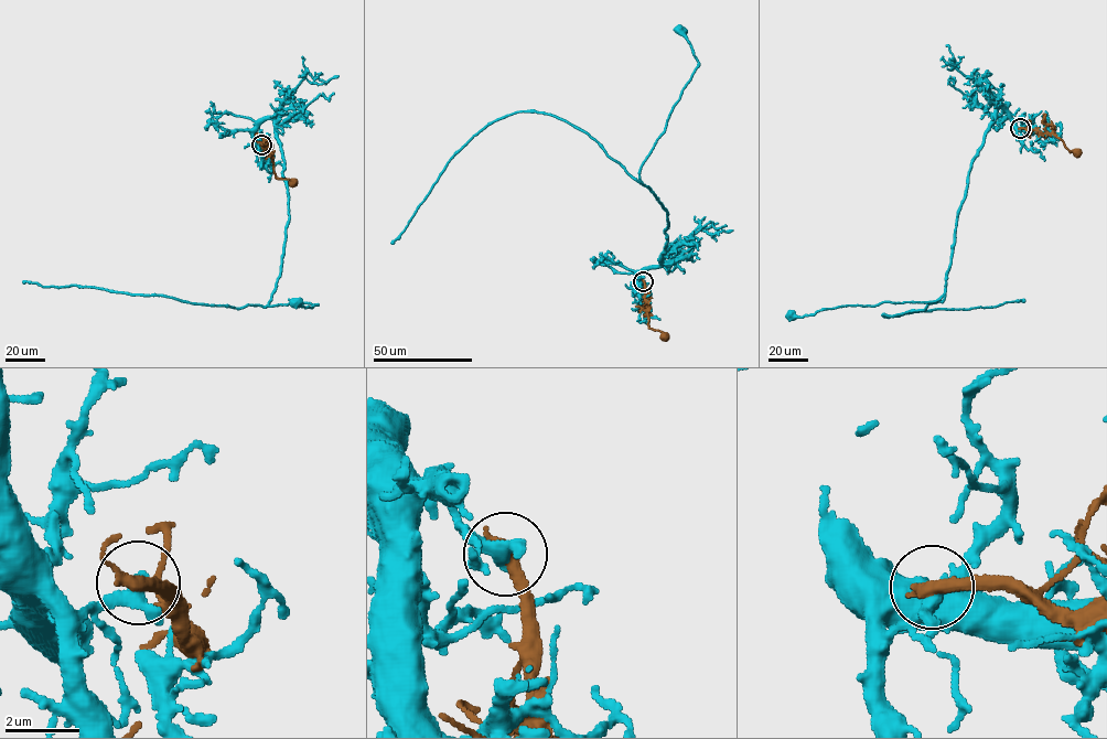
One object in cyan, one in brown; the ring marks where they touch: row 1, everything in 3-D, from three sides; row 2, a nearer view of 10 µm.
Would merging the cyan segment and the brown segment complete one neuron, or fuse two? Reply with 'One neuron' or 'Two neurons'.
Two neurons

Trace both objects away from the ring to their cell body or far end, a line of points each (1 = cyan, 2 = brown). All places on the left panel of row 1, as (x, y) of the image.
1: (261, 145), (255, 131), (271, 119), (289, 215), (280, 274), (268, 306), (316, 304), (297, 302)
2: (261, 145), (273, 163), (276, 177), (292, 181)

